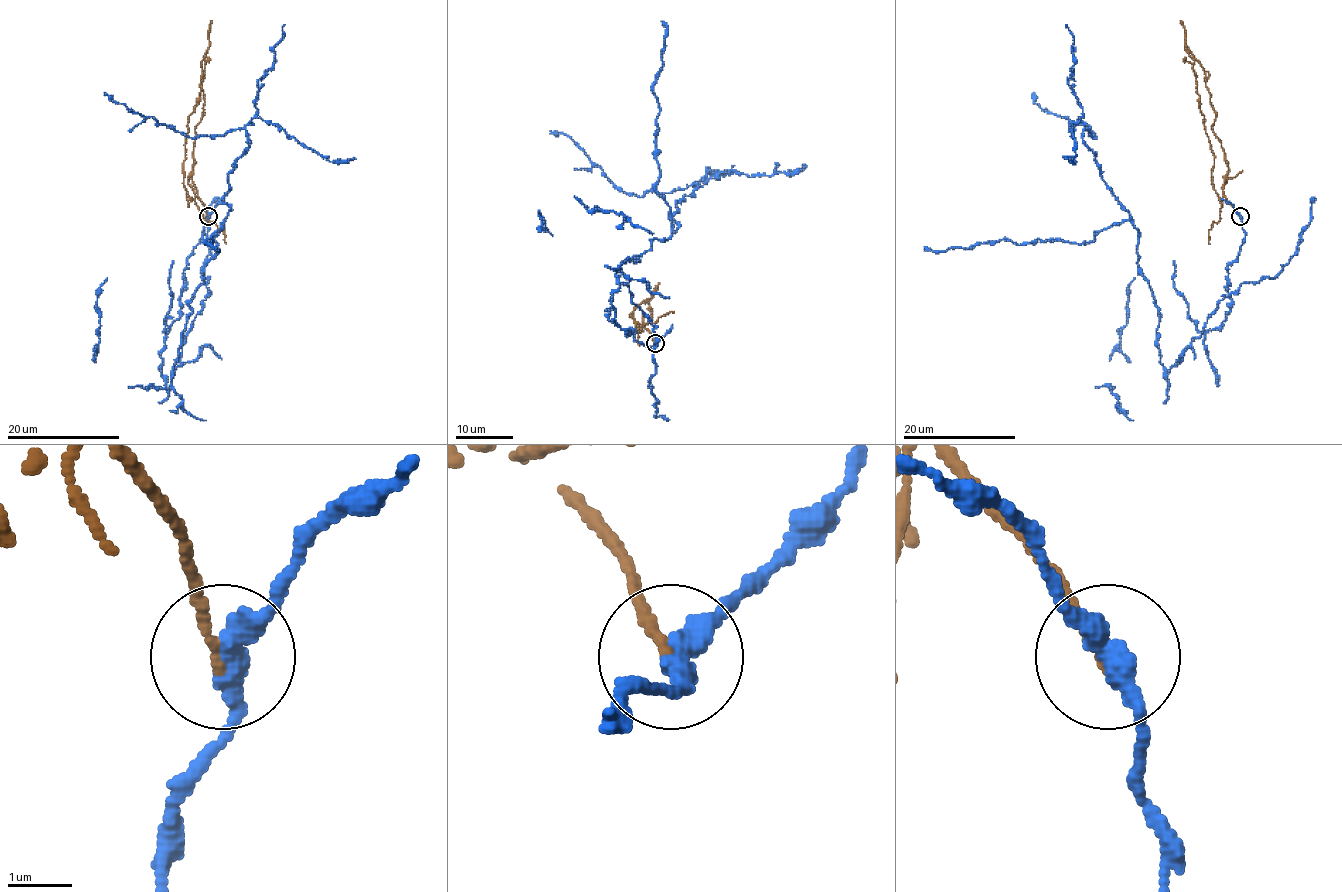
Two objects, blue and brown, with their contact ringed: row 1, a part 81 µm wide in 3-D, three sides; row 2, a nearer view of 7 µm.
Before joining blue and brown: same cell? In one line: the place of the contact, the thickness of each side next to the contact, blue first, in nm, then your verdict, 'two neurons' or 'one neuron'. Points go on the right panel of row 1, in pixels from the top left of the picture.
at (1240, 216); 380 nm thick on the blue side, 120 nm on the other; two neurons

